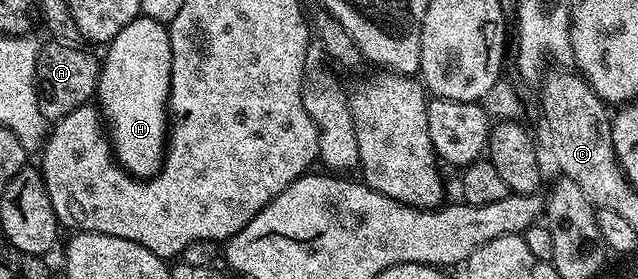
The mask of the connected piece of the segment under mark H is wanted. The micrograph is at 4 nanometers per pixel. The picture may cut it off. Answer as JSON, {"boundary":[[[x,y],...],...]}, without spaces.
{"boundary":[[[144,17],[132,19],[108,43],[104,51],[105,59],[103,55],[96,98],[101,99],[101,103],[99,102],[100,110],[107,116],[107,123],[111,128],[111,146],[116,162],[120,163],[130,175],[138,179],[148,179],[156,175],[161,169],[161,164],[165,162],[167,108],[171,69],[173,68],[173,42],[169,39],[168,26]]]}

